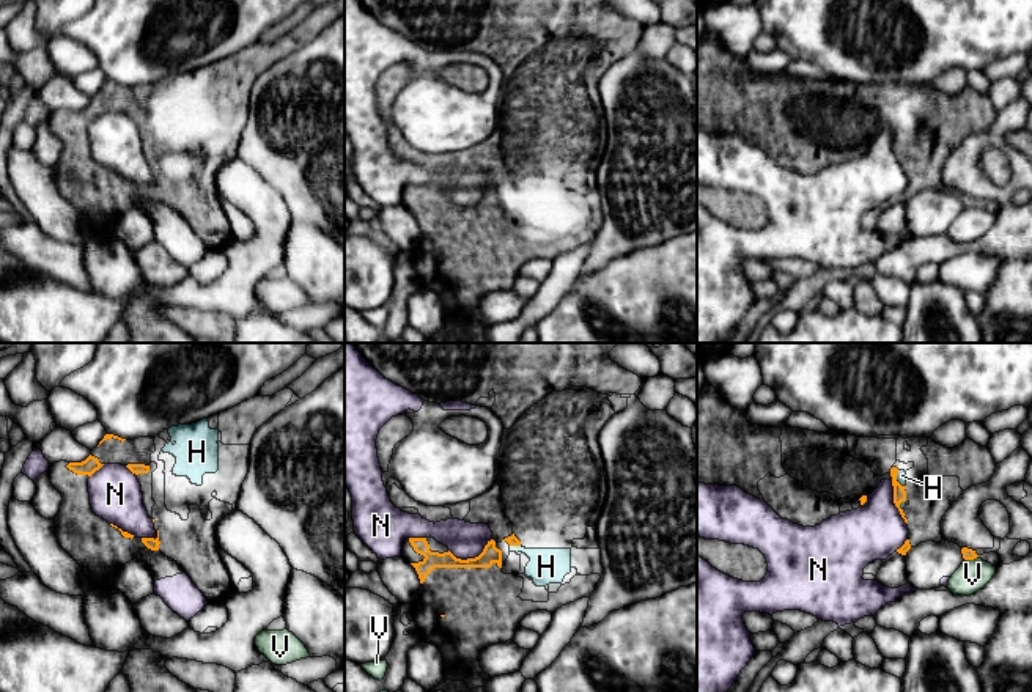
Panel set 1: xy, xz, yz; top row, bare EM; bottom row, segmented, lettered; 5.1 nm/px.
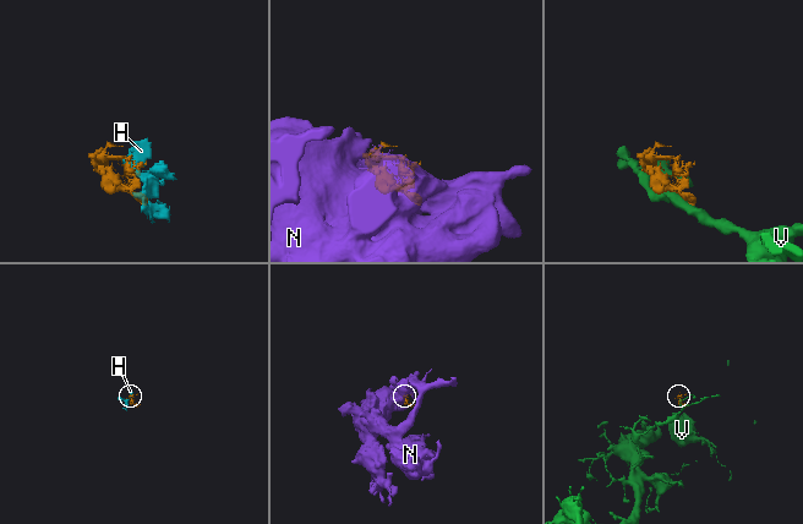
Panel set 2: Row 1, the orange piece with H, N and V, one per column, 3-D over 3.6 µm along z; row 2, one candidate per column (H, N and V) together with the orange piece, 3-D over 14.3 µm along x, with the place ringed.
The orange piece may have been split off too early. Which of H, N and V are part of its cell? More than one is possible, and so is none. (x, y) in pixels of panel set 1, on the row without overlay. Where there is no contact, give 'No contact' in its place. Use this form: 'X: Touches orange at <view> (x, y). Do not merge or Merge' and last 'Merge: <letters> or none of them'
H: Touches orange at yz (897, 129). Merge
N: Touches orange at xz (471, 206). Do not merge
V: Touches orange at yz (971, 206). Do not merge
Merge: H

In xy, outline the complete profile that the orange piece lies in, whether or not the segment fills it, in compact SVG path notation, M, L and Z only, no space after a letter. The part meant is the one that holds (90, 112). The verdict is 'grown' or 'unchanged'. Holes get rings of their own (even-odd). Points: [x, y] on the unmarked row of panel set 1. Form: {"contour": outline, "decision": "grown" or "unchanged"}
{"contour": "M288 35L272 44L256 42L197 71L164 77L156 85L126 88L105 82L85 109L50 112L47 118L50 131L63 145L55 164L55 181L61 195L80 212L90 234L99 237L113 234L118 219L134 208L140 197L151 197L175 208L209 250L225 248L233 236L219 201L217 171L236 157L249 121L247 109L255 79L283 58L293 42ZM104 112L126 113L137 124L143 153L154 168L153 186L135 186L93 160L88 126Z", "decision": "grown"}

